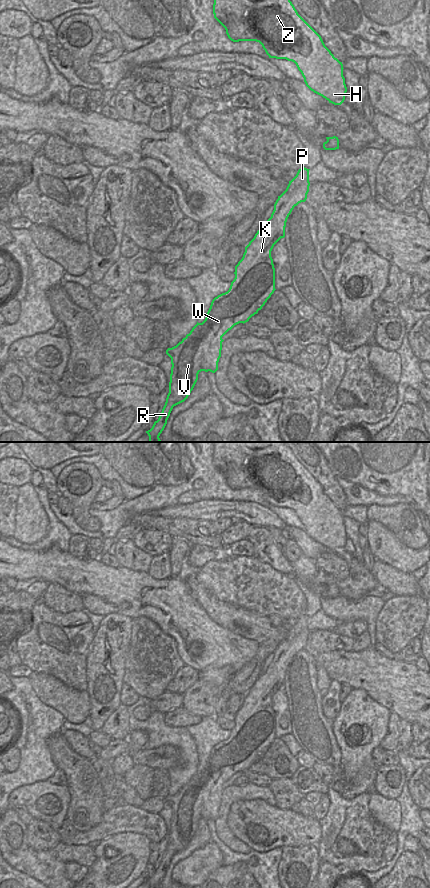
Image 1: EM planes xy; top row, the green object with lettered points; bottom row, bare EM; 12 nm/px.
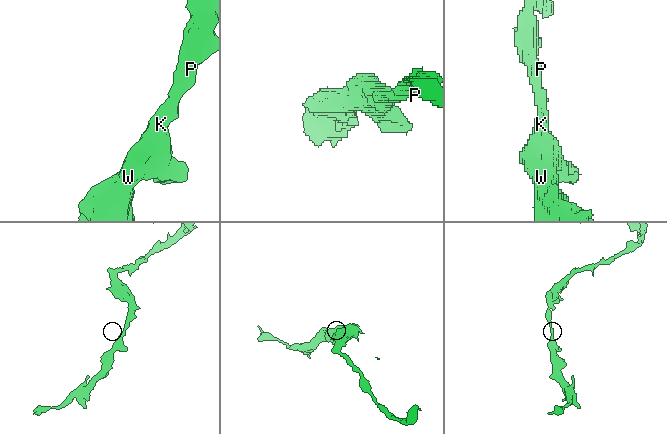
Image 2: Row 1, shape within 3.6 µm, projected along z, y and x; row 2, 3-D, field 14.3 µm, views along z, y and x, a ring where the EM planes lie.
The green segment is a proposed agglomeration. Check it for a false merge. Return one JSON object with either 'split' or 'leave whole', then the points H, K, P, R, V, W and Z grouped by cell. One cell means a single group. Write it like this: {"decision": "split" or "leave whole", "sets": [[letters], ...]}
{"decision": "leave whole", "sets": [["H", "K", "P", "R", "V", "W", "Z"]]}

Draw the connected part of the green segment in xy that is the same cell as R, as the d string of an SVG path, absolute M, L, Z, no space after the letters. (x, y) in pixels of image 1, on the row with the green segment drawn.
M299 169L286 190L278 196L271 217L261 225L235 266L235 278L229 290L212 300L202 323L197 322L181 342L166 350L172 364L169 393L158 420L146 431L148 442L162 442L159 436L173 407L188 398L198 374L218 370L222 337L235 325L248 322L276 290L271 251L285 237L286 222L294 207L307 199L309 170Z

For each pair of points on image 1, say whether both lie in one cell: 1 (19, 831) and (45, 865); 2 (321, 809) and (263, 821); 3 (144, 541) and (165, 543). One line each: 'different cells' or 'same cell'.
1: same cell
2: different cells
3: same cell

